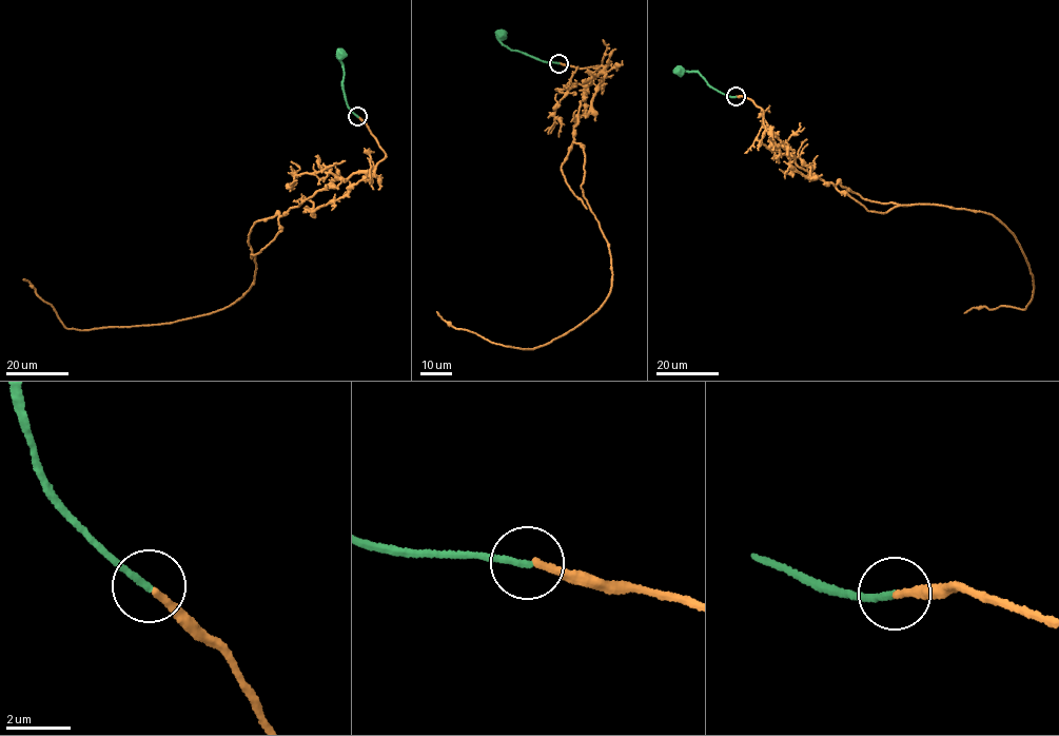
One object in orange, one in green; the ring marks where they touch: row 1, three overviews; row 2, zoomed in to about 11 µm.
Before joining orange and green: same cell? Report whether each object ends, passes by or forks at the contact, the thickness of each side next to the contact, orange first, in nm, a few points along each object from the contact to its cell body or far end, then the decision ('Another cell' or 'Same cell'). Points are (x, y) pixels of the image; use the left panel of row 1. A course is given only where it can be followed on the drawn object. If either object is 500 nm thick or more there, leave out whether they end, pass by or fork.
At the ring orange ends. At the ring green ends. Thickness 220 nm (orange) against 220 nm. Course of orange: (357, 116), (385, 158), (278, 218), (251, 254), (249, 289), (224, 308), (85, 330), (63, 326), (22, 279). Course of green: (357, 116), (348, 108), (342, 66), (337, 56), (340, 53). Same cell

